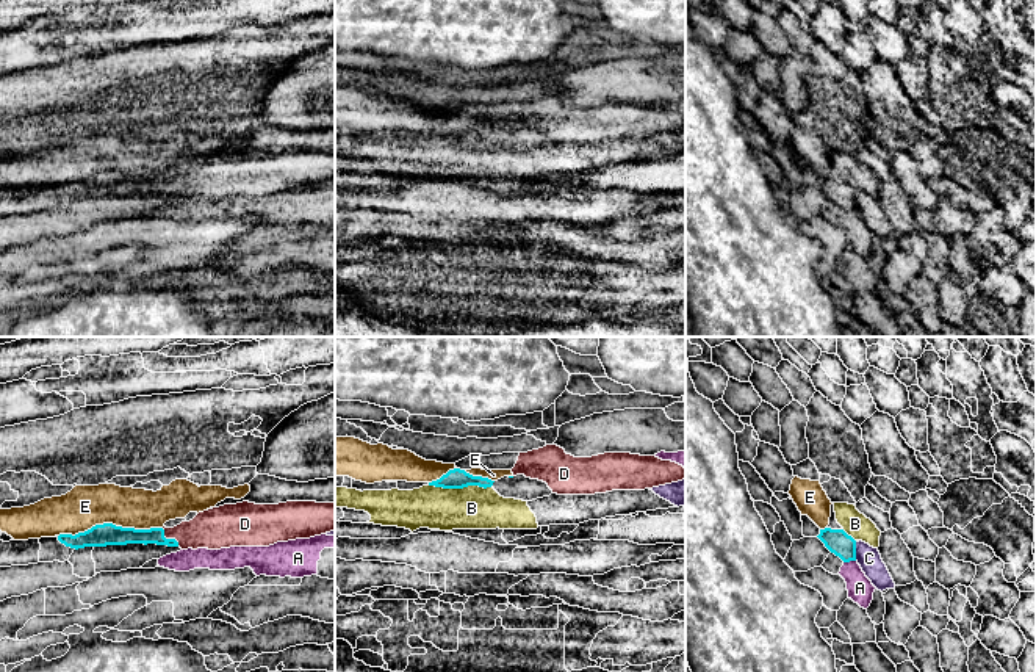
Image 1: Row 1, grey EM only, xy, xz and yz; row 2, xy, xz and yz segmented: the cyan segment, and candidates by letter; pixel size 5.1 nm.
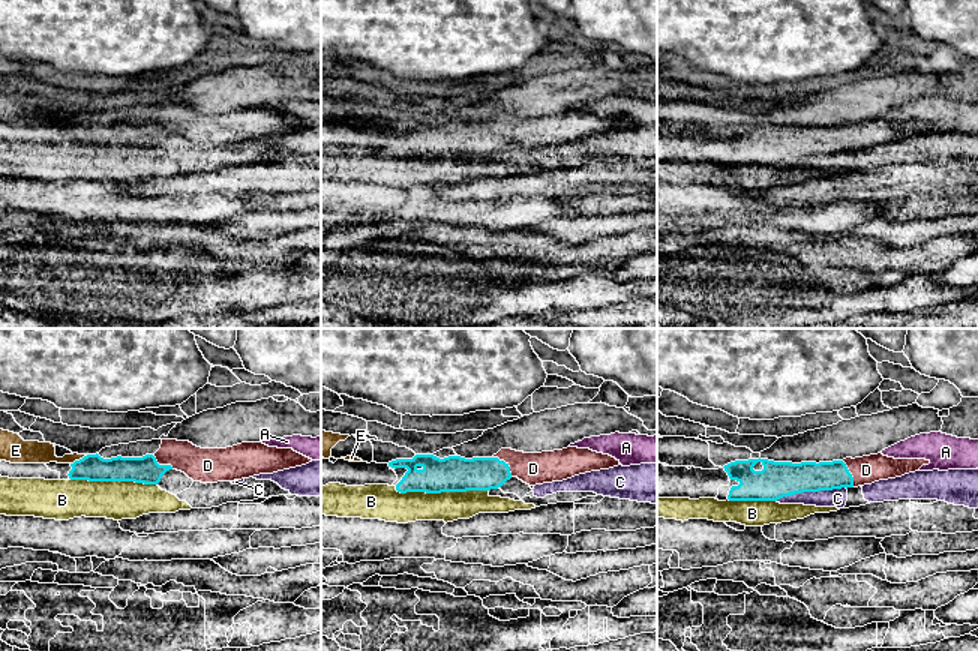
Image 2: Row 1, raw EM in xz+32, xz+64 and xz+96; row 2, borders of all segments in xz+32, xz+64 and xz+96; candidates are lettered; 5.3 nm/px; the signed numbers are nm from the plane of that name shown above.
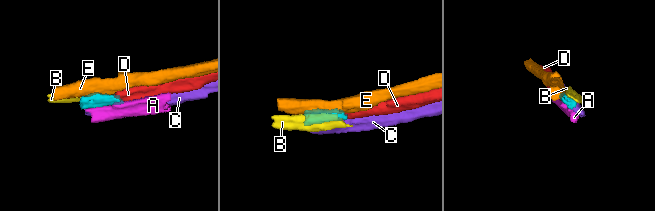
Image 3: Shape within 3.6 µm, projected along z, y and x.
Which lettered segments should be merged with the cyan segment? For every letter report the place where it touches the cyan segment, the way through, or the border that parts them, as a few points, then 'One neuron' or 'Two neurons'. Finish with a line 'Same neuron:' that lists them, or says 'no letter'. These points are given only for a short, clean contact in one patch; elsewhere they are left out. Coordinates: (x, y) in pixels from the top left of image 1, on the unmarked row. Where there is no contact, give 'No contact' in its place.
A: Touches cyan at yz (848, 210). Two neurons
B: Touches cyan at xz (460, 137). Two neurons
C: Touches cyan at yz (855, 201). Two neurons
D: Touches cyan at xy (169, 188). Path across: xy (121, 185), (169, 188), (216, 177). One neuron
E: Touches cyan at xy (110, 173). Boundary: xy (161, 176), (122, 177), (96, 173), (83, 180), (58, 185). Two neurons
Same neuron: D

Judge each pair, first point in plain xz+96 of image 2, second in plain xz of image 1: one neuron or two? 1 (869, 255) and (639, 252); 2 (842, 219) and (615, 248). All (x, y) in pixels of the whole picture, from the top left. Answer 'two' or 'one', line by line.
1: one
2: two

